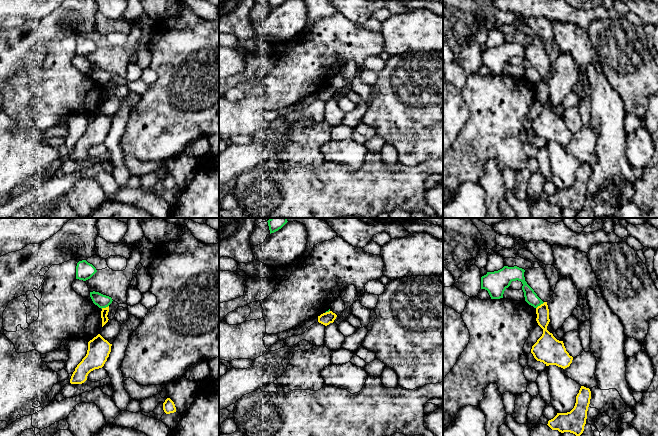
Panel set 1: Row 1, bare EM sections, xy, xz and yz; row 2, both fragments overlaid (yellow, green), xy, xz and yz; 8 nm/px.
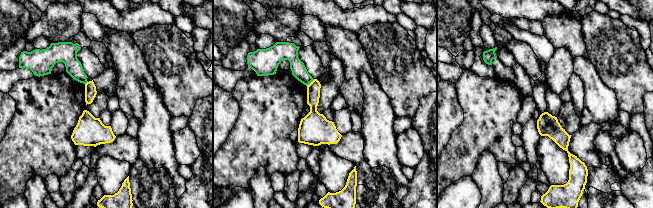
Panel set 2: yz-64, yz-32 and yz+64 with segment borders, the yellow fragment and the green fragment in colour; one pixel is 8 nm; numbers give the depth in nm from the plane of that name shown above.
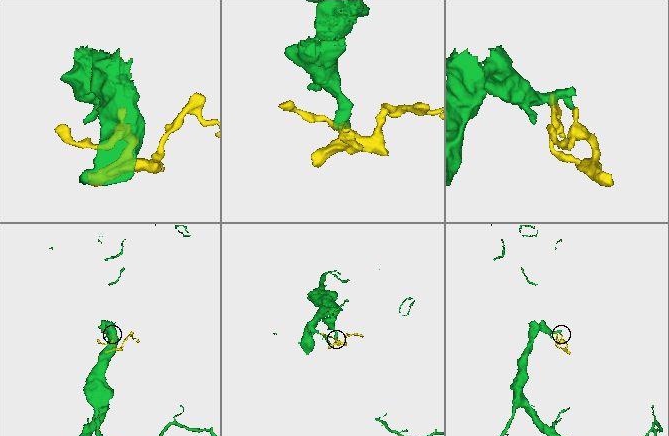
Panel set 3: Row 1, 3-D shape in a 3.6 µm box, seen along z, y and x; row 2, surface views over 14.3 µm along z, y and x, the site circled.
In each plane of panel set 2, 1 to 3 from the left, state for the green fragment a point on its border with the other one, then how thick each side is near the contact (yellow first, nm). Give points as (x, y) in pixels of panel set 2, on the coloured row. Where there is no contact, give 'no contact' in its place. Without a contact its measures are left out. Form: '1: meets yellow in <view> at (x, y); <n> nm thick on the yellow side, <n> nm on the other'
1: meets yellow in yz-64 at (86, 83); 100 nm thick on the yellow side, 130 nm on the other
2: meets yellow in yz-32 at (311, 82); 110 nm thick on the yellow side, 120 nm on the other
3: no contact

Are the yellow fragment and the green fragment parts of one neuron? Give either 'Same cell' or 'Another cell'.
Another cell

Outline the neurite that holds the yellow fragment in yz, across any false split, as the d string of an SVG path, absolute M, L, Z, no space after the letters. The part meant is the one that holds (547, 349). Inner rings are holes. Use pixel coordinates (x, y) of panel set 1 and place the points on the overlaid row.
M547 302L536 308L538 325L543 329L542 336L532 346L531 353L537 361L543 362L546 366L556 365L563 369L570 366L573 357L566 351L563 341L557 340L547 330L550 322Z

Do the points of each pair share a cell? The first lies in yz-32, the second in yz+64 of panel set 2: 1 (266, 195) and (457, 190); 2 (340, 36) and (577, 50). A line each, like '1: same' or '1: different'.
1: different
2: same

